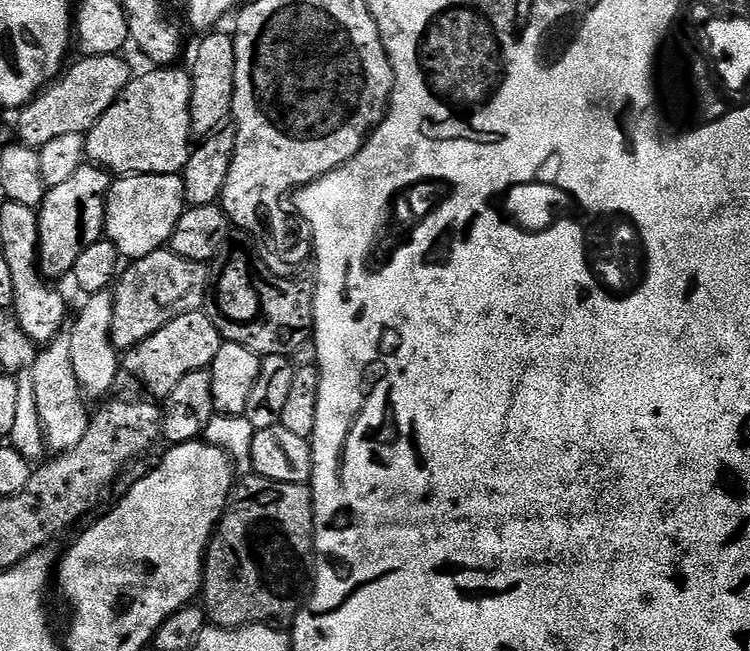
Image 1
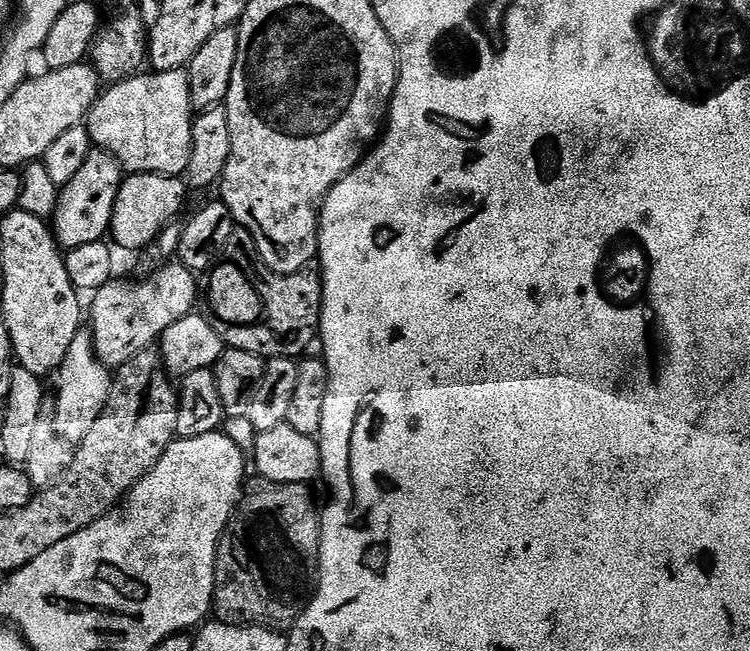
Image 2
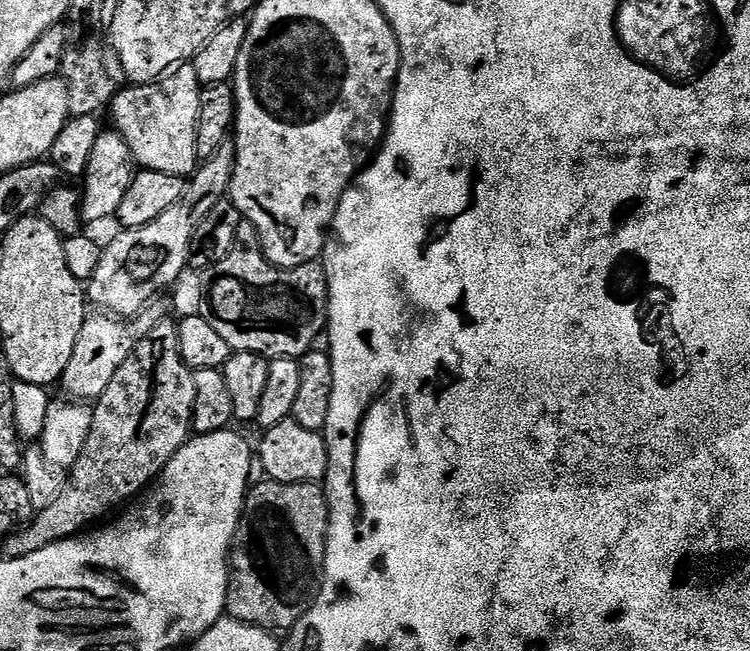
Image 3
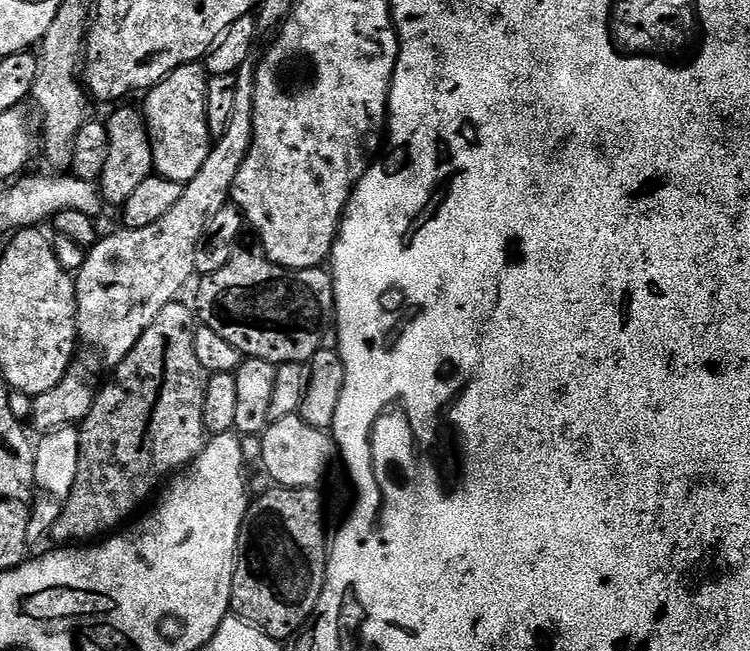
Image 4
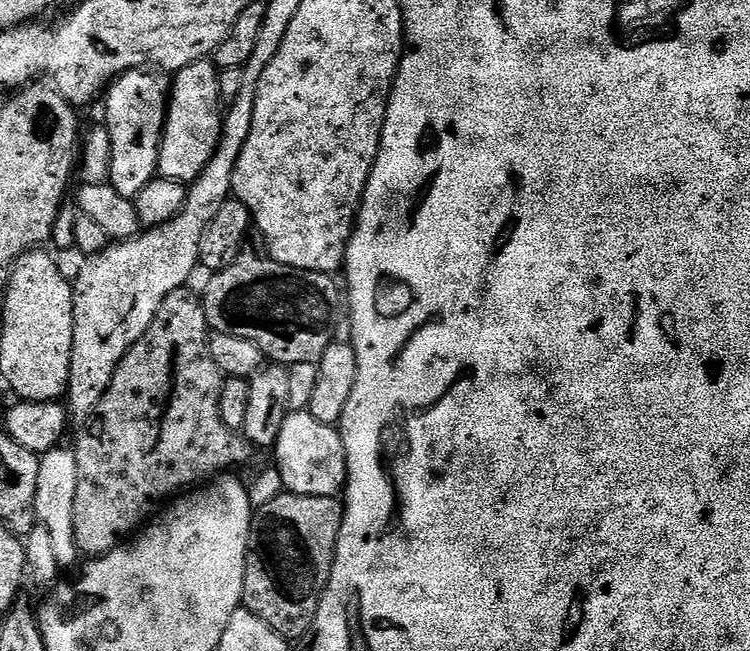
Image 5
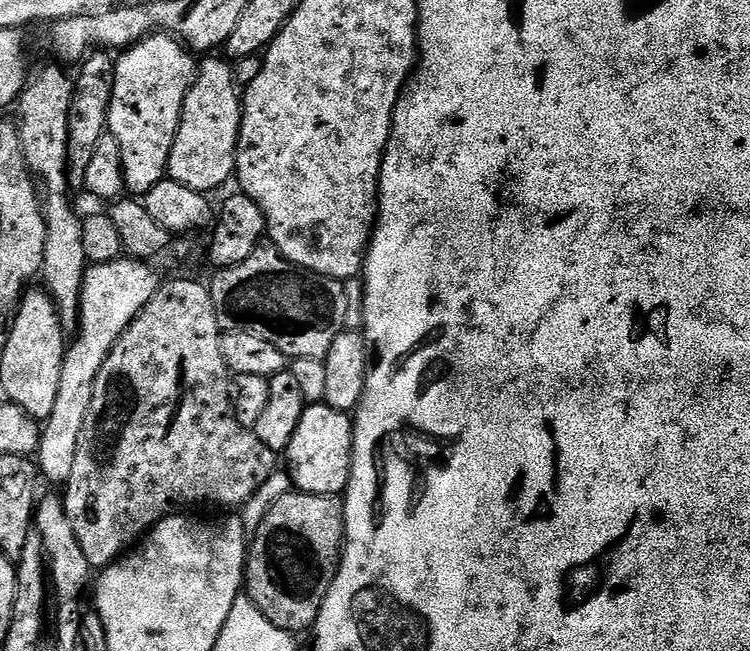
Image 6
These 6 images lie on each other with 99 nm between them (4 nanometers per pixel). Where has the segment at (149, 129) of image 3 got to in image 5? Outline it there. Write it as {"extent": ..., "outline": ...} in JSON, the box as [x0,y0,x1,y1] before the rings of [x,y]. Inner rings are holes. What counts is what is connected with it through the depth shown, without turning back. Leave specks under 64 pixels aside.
{"extent":[166,58,222,185],"outline":[[[205,58],[190,66],[181,68],[175,73],[170,84],[170,95],[166,109],[166,168],[167,179],[177,180],[179,184],[191,185],[199,178],[202,170],[214,158],[216,148],[220,144],[220,129],[222,127],[222,97],[220,94],[220,72],[211,59]]]}

